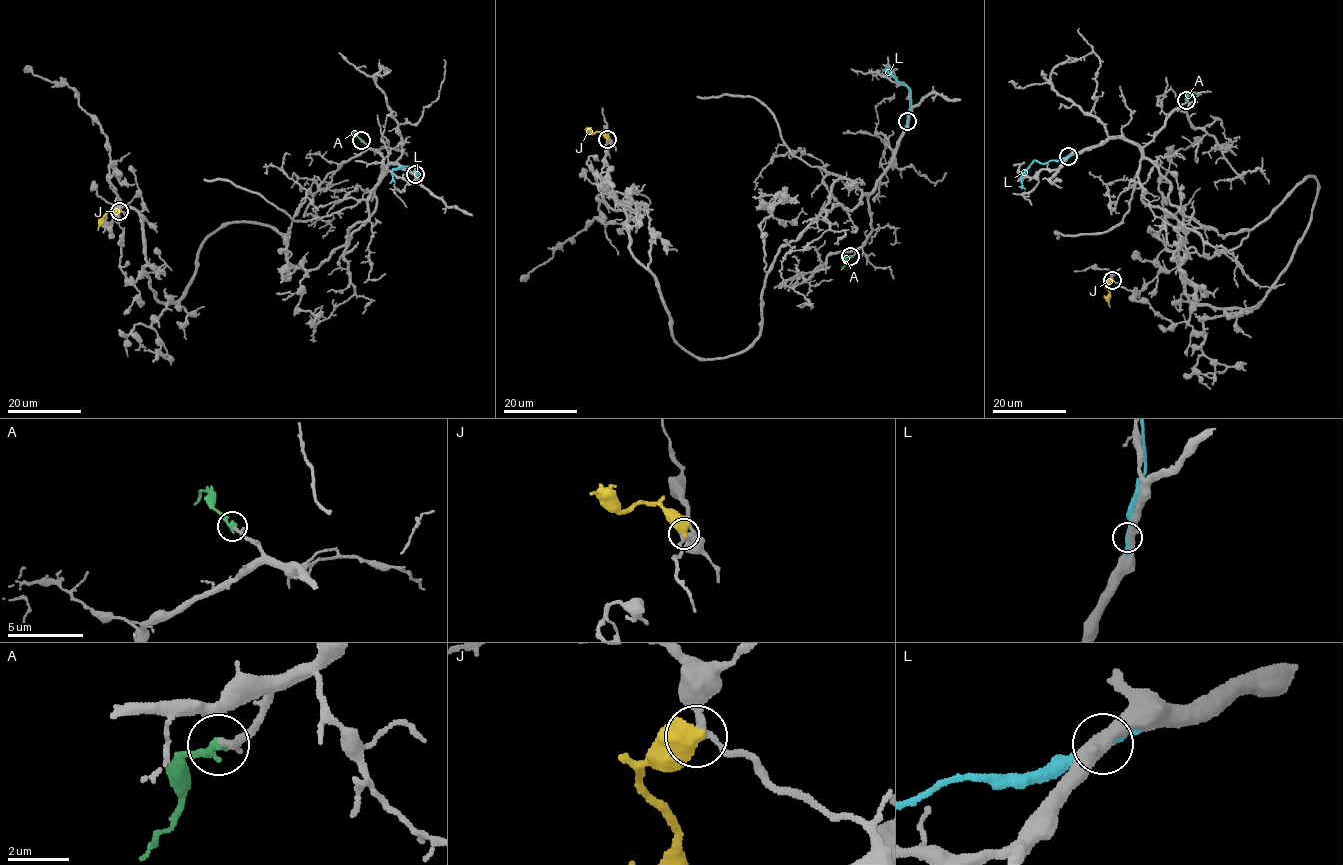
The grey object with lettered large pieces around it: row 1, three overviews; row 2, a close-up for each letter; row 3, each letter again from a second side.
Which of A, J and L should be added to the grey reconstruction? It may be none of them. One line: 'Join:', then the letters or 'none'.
Join: A

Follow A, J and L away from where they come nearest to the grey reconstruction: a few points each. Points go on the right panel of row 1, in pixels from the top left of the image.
A: (1186, 100), (1190, 93), (1198, 95)
J: (1112, 281), (1105, 285), (1110, 307)
L: (1069, 156), (1046, 163), (1036, 160), (1022, 177), (1025, 189)

